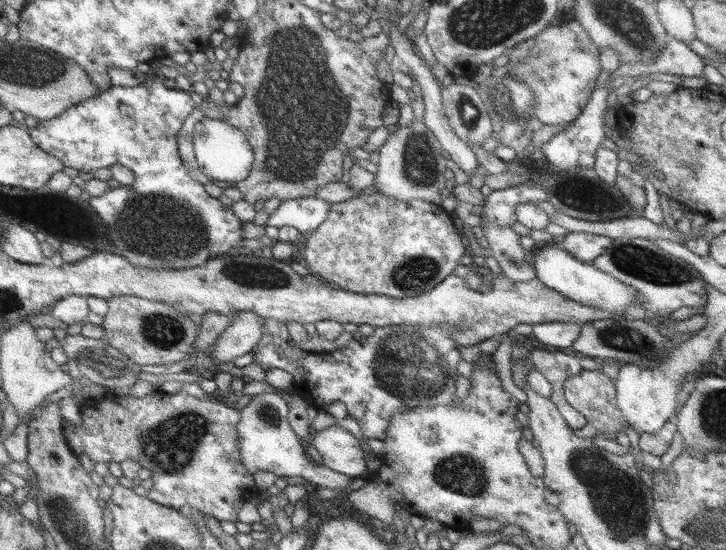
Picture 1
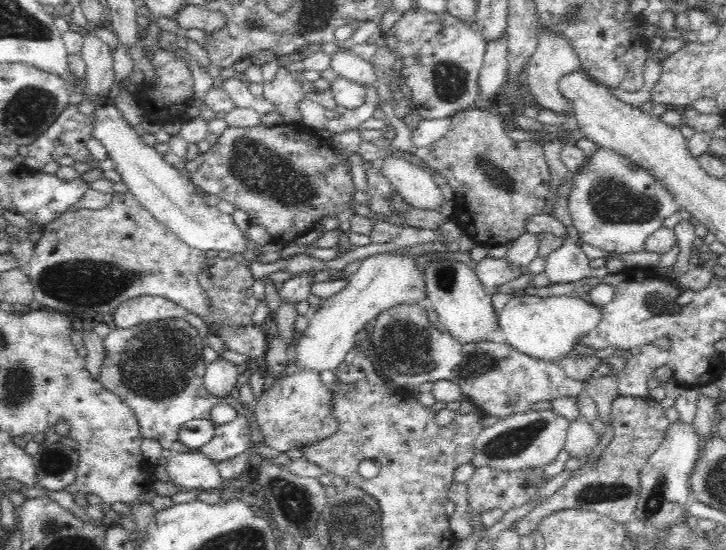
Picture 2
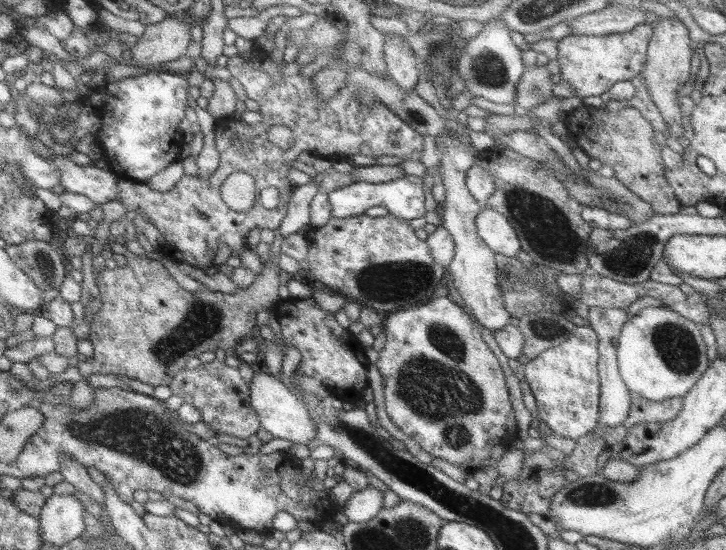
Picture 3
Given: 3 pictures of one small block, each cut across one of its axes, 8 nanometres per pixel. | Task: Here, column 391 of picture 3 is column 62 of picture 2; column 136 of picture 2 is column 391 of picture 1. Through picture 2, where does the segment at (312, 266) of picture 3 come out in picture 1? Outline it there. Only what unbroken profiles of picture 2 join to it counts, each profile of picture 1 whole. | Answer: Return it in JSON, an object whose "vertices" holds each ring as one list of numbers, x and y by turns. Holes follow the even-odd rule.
{"vertices":[[378,192,357,194,328,205,325,220,306,234,307,239,300,248,309,274,335,288,393,298,417,296,444,280,464,254,462,236,451,222,452,214,445,212,440,205,415,199,399,202,385,198]]}

